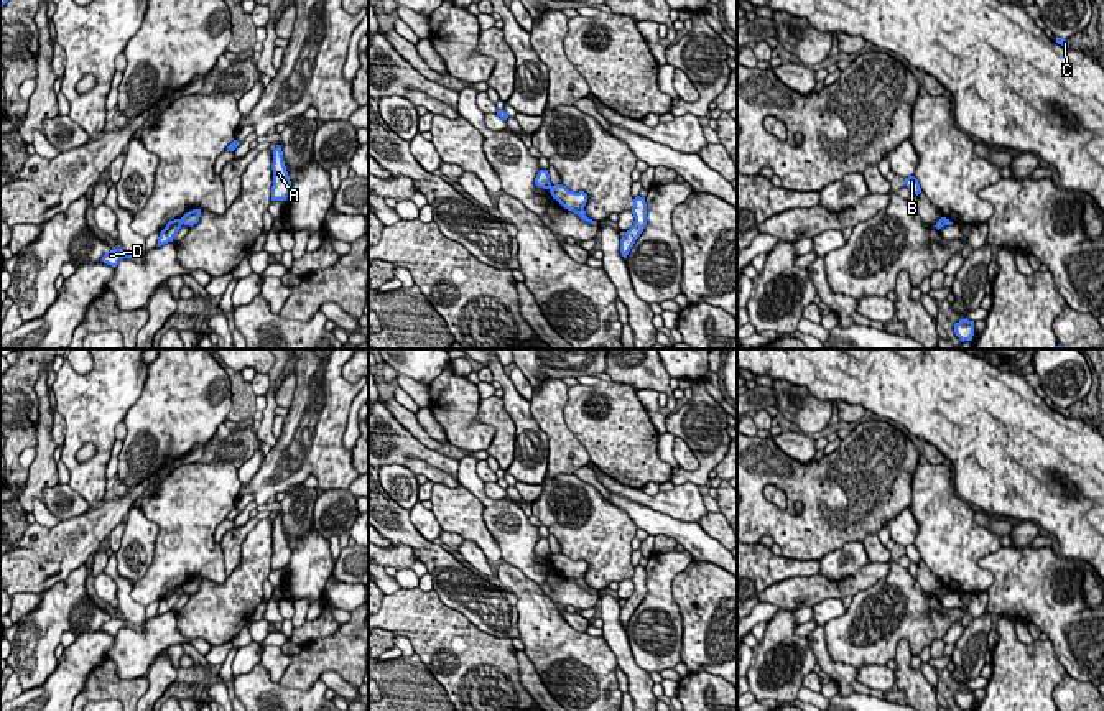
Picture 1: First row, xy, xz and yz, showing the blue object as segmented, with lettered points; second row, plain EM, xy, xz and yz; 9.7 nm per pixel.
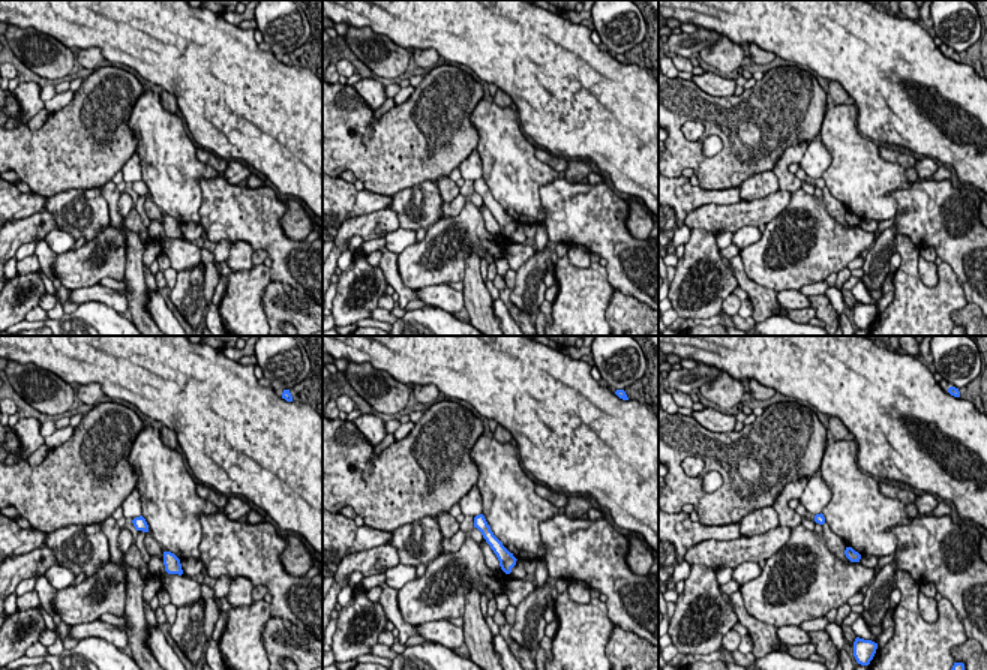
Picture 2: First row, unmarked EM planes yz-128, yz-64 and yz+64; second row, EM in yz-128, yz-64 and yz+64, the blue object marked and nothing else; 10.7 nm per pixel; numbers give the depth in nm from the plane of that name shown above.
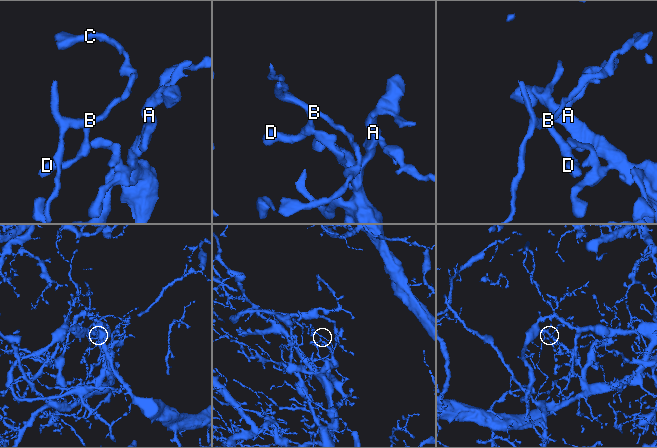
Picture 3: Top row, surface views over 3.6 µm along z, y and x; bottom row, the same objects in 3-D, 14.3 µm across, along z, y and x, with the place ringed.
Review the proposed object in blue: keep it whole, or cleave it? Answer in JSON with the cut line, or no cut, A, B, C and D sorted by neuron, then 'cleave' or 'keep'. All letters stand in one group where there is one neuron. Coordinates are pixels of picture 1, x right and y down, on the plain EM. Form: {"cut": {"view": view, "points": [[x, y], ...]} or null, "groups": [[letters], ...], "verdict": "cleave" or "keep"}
{"cut": {"view": "xy", "points": [[180, 588], [183, 591]]}, "groups": [["A"], ["B", "C", "D"]], "verdict": "cleave"}

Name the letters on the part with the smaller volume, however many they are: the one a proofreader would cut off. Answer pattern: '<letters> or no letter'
B, C, D

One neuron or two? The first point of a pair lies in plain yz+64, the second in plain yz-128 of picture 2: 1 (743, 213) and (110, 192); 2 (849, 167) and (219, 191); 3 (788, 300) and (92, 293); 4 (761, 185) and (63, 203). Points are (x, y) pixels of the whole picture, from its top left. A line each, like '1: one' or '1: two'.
1: two
2: two
3: one
4: one

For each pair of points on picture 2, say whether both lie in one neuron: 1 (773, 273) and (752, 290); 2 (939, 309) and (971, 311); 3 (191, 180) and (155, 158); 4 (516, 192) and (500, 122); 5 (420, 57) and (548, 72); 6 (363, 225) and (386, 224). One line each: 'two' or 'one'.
1: two
2: two
3: one
4: one
5: two
6: one

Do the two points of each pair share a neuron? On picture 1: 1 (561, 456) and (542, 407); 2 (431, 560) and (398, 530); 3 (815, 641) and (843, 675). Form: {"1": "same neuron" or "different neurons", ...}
{"1": "same neuron", "2": "same neuron", "3": "same neuron"}

